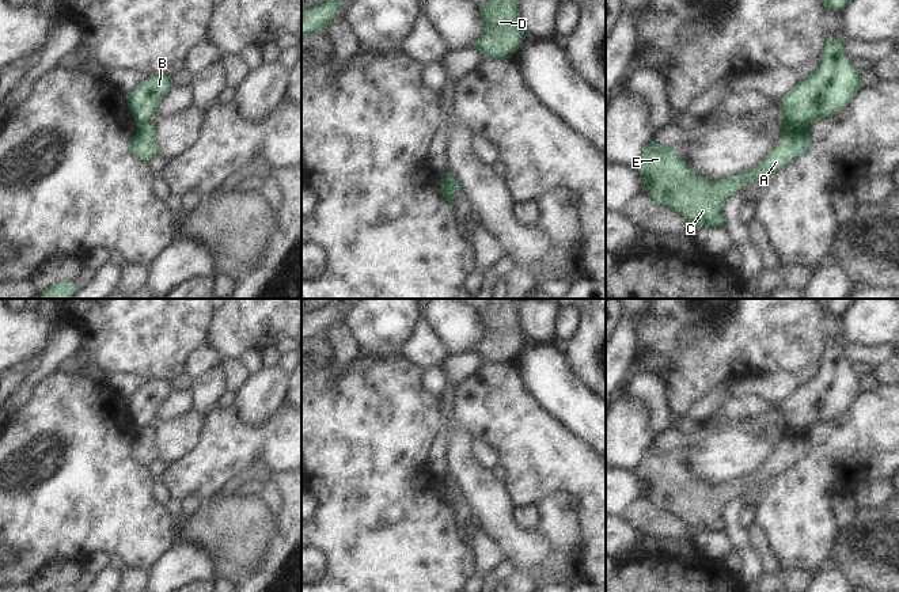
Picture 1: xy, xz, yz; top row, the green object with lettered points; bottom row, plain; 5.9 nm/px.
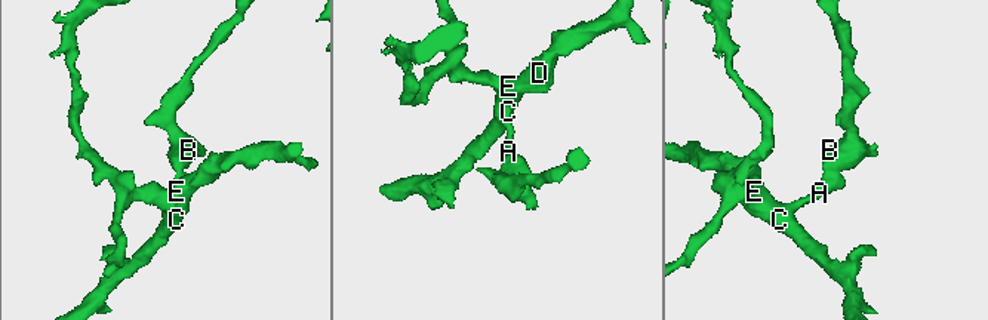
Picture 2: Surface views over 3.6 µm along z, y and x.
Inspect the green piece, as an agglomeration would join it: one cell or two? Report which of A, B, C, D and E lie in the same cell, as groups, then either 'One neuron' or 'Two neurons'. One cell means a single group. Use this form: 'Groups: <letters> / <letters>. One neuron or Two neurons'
Groups: A C D E / B. Two neurons

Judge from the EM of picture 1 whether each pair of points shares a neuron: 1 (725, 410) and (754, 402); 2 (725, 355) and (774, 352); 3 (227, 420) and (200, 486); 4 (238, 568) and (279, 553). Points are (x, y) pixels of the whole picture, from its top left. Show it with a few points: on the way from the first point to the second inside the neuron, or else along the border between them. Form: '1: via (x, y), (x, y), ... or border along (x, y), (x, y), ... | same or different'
1: via (732, 409), (747, 406) | same
2: via (738, 352), (762, 352) | same
3: via (224, 436), (224, 450), (204, 470) | same
4: border along (276, 531), (266, 545), (257, 568), (246, 577) | different

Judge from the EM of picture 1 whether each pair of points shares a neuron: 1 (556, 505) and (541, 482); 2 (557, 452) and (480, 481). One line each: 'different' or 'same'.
1: different
2: different

